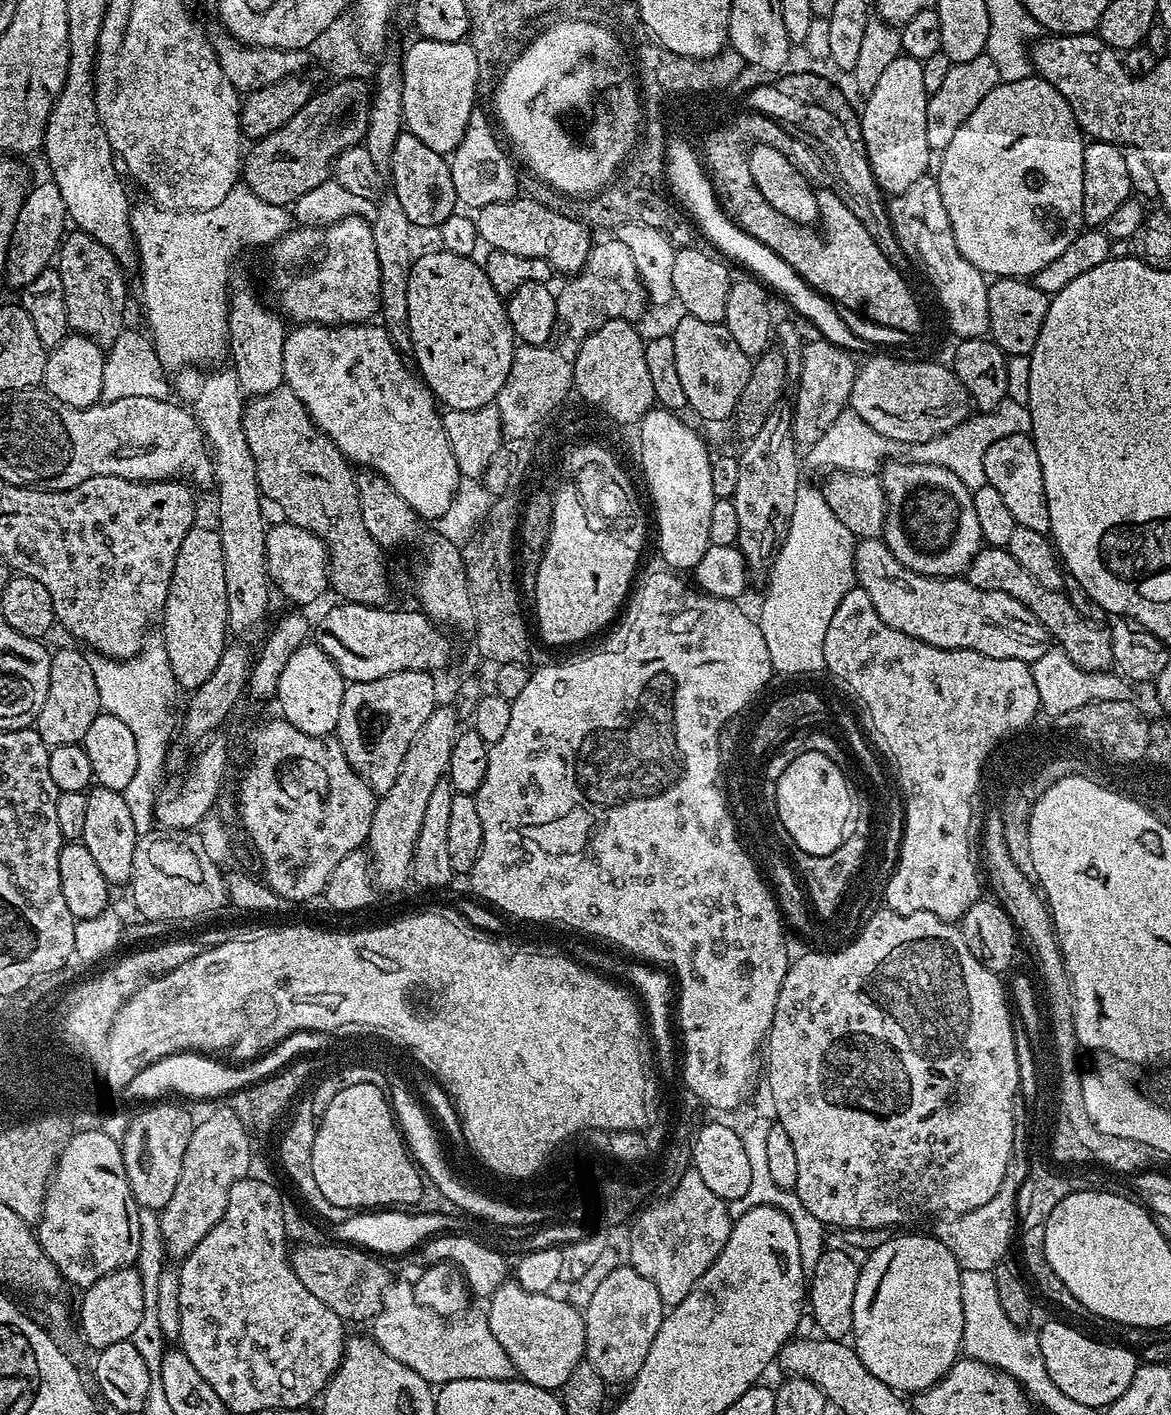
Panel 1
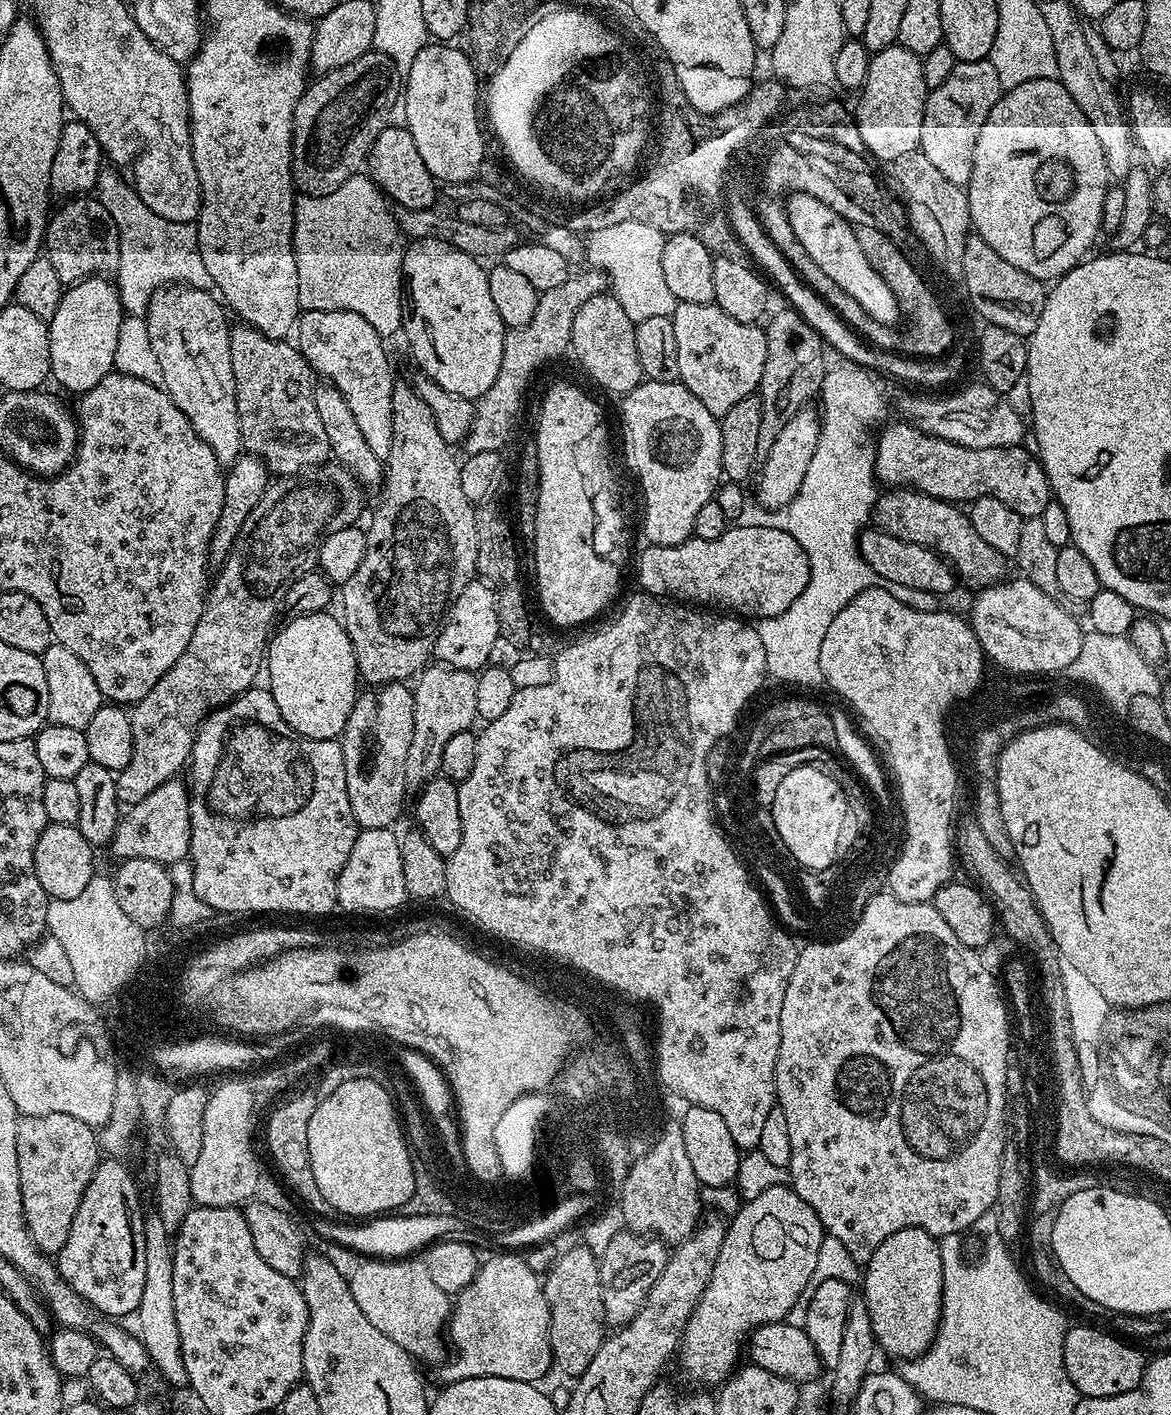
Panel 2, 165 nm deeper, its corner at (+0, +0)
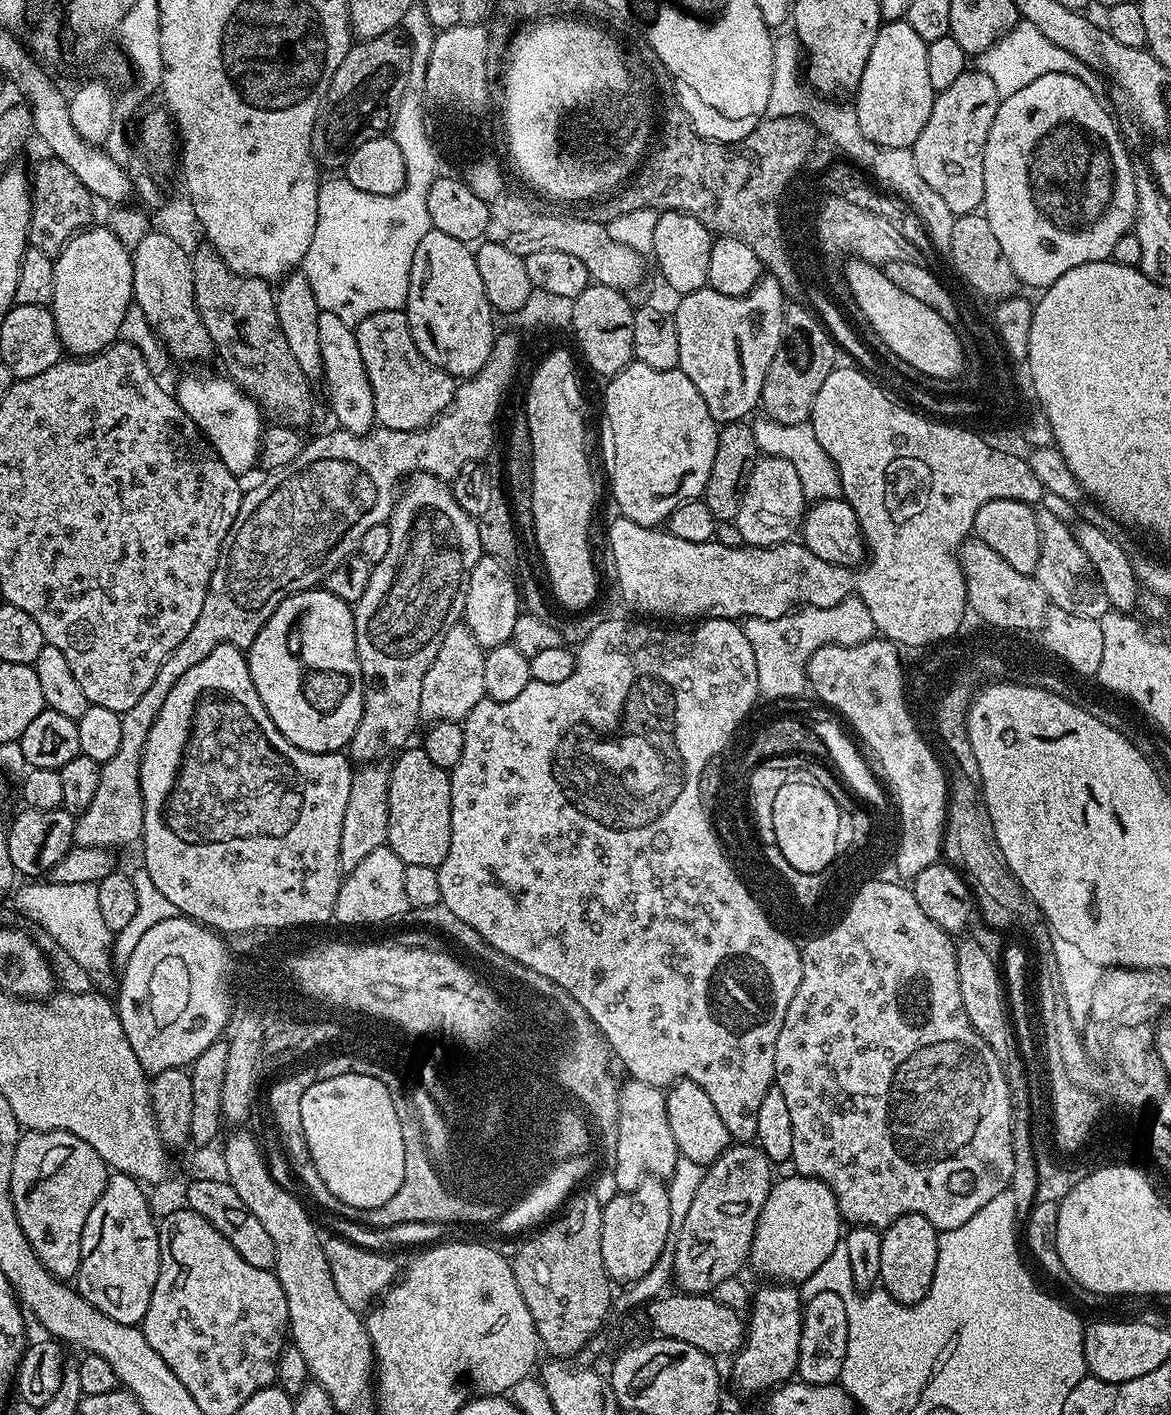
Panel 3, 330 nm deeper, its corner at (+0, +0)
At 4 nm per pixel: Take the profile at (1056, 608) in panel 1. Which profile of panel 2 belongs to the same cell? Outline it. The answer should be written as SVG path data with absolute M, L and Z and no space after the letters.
M875 526L865 527L859 541L862 558L885 585L895 586L897 589L917 588L920 592L933 592L936 596L944 596L958 588L958 577L952 565L926 546L902 542L902 538L894 538Z

